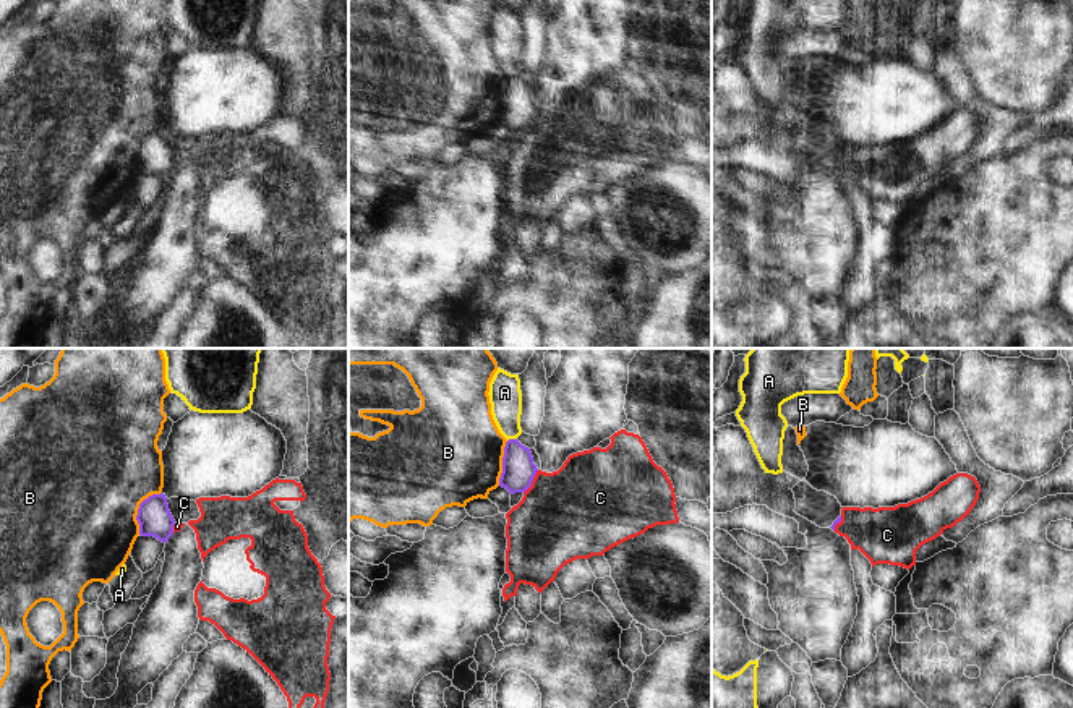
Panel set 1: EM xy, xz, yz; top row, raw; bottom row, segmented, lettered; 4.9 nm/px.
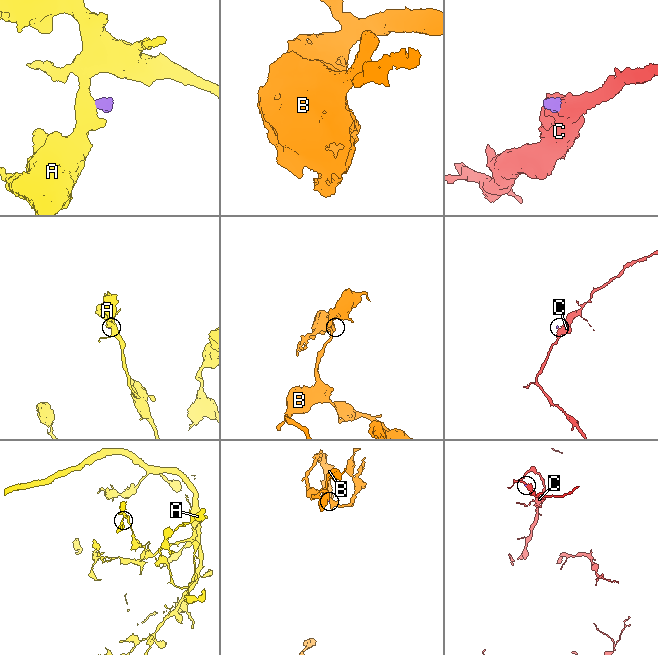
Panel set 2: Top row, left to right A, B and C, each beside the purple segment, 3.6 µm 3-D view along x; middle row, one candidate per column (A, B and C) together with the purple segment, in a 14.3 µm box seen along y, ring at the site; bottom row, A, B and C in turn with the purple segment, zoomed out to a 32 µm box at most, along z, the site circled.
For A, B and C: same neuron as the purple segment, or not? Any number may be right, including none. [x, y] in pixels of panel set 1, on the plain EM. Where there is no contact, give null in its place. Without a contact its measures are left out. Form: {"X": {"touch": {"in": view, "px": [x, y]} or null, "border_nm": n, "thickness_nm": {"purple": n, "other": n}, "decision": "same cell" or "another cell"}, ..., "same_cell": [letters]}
{"A": {"touch": {"in": "xz", "px": [511, 76]}, "border_nm": 50, "thickness_nm": {"purple": 160, "other": 160}, "decision": "same cell"}, "B": {"touch": {"in": "xy", "px": [138, 146]}, "border_nm": 240, "thickness_nm": {"purple": 170, "other": 500}, "decision": "another cell"}, "C": {"touch": {"in": "xz", "px": [532, 117]}, "border_nm": 140, "thickness_nm": {"purple": 160, "other": 460}, "decision": "another cell"}, "same_cell": ["A"]}

